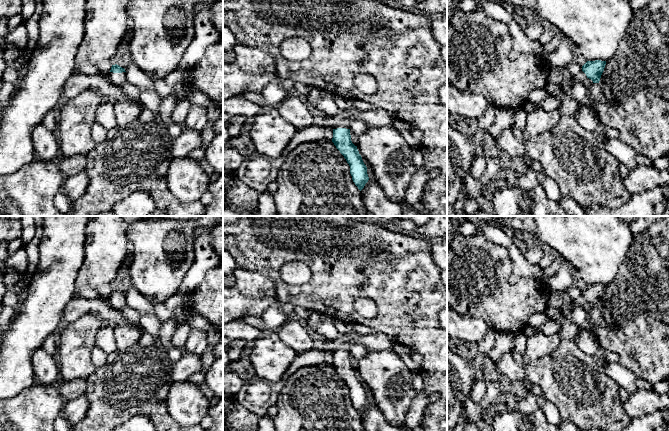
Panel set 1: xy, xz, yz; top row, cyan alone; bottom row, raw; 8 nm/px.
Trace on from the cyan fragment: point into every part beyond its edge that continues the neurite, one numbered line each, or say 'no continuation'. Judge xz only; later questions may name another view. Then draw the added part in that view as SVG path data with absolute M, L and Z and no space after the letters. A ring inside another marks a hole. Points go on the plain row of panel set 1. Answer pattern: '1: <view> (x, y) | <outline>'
1: xz (346, 348) | M345 345L345 346L341 346L341 347L337 348L337 349L335 349L335 350L333 351L333 353L337 353L337 352L350 353L350 349L351 349L351 347L349 347L348 345Z

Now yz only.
1: yz (581, 301) | M581 295L578 299L572 300L571 309L573 309L573 307L575 305L580 305L580 306L584 307L586 304L587 304L586 298L583 295Z

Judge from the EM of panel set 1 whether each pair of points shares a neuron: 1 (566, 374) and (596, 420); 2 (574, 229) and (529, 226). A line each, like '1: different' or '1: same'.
1: same
2: different

